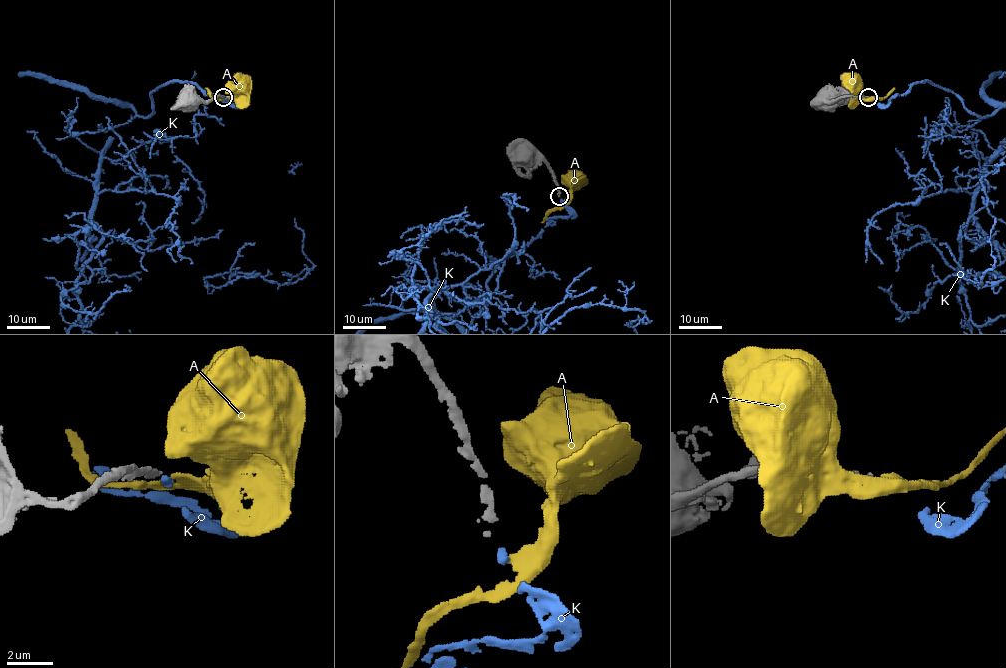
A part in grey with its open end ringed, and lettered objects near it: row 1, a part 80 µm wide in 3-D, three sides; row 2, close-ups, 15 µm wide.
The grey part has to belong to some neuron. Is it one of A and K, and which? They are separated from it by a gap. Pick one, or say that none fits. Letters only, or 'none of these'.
K

